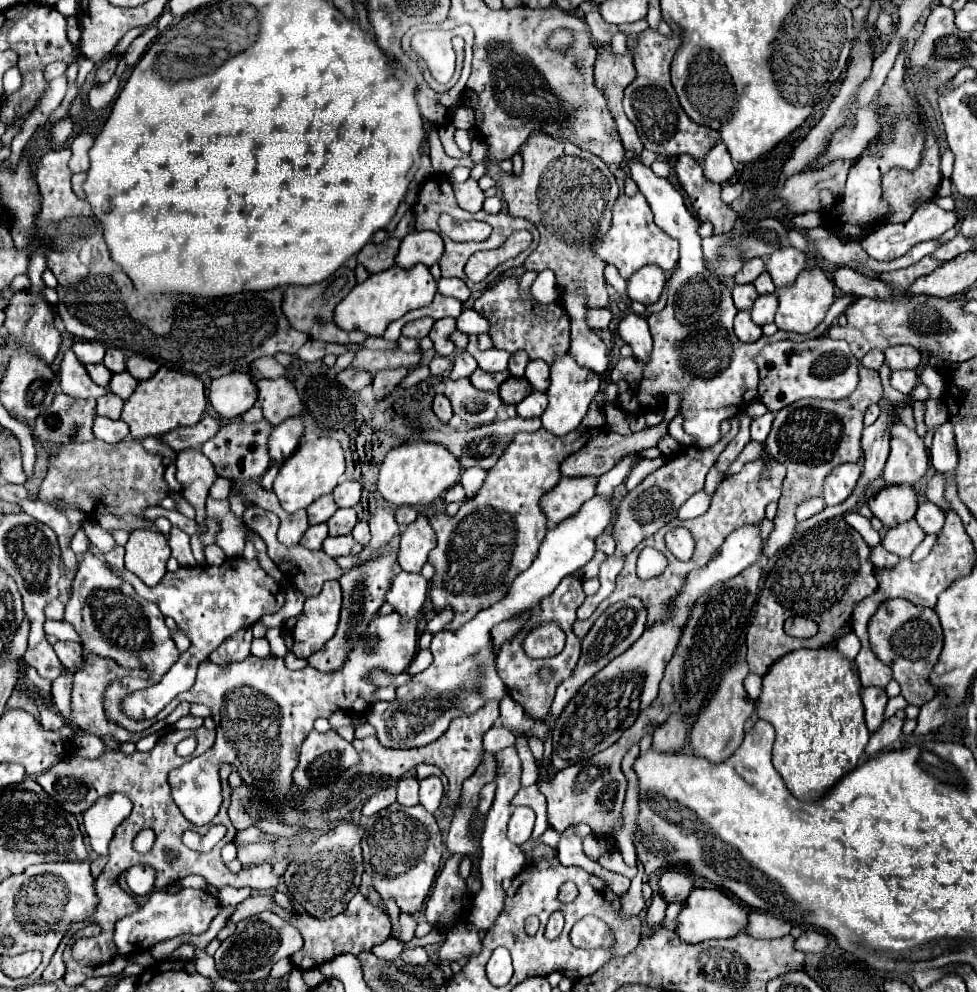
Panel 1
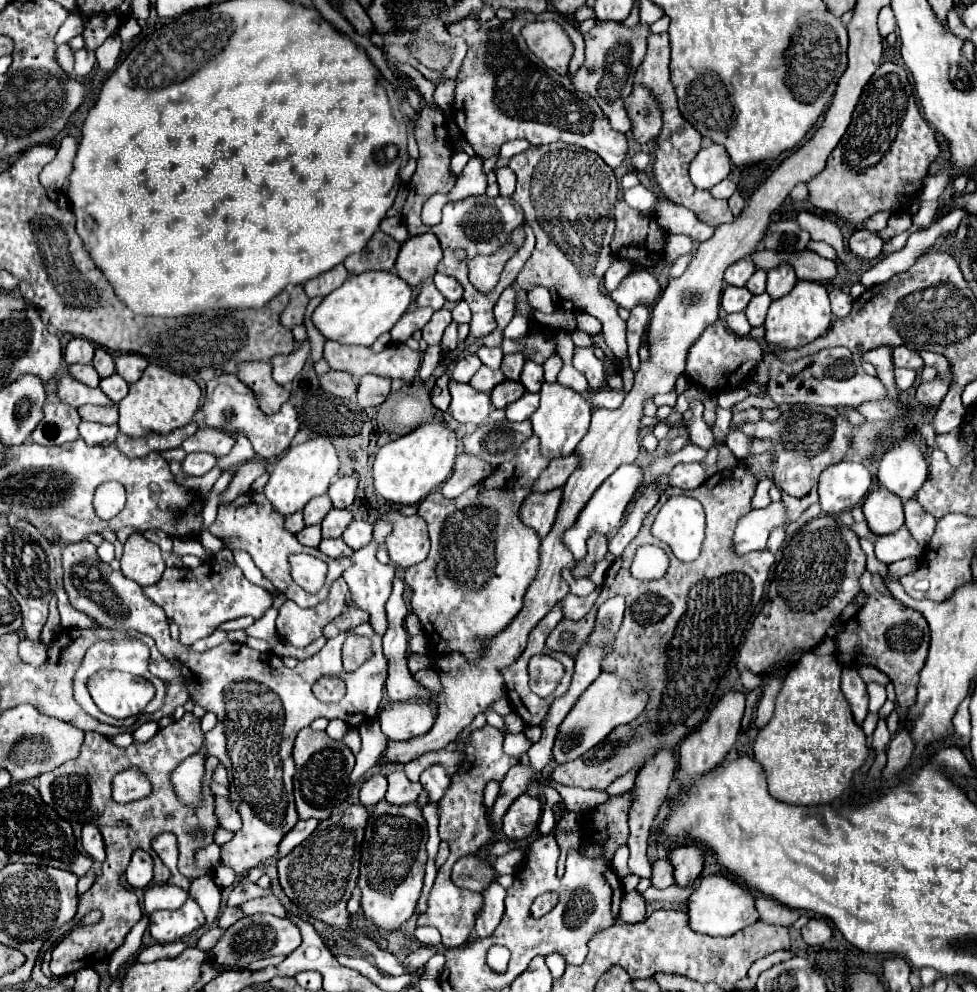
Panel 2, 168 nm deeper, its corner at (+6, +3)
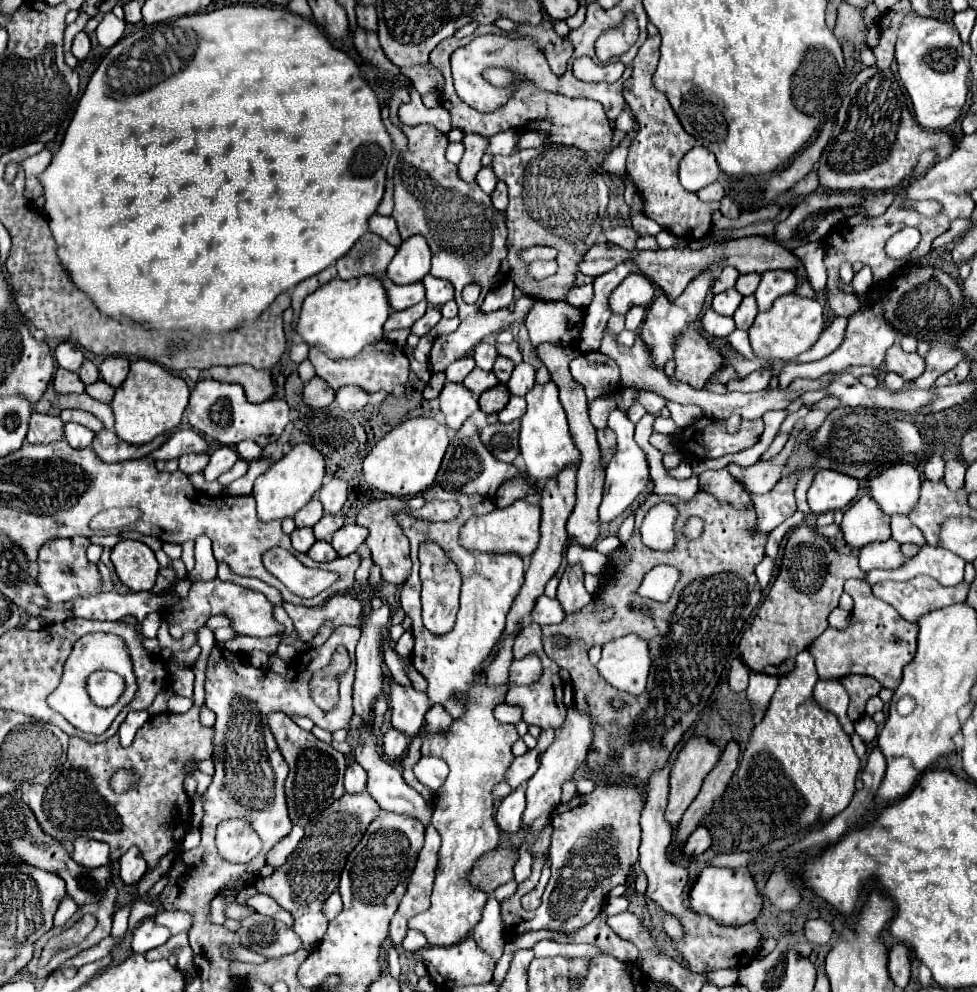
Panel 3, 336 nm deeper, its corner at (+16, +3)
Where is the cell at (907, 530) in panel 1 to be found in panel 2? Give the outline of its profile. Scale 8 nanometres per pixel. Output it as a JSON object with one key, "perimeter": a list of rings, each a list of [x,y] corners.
{"perimeter":[[[902,526],[892,534],[880,536],[874,544],[874,552],[876,552],[876,558],[886,564],[892,564],[904,558],[920,558],[924,554],[924,550],[918,546],[918,542],[914,542],[906,526]]]}

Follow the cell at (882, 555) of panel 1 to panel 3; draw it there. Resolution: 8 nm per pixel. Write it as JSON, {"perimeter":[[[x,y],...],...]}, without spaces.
{"perimeter":[[[848,580],[844,584],[844,590],[854,598],[852,622],[842,632],[826,628],[812,642],[810,652],[822,680],[840,680],[846,674],[859,674],[872,676],[884,688],[896,690],[902,680],[902,668],[912,662],[916,654],[918,626],[900,618],[900,614],[886,602],[880,602],[870,588],[866,580]]]}

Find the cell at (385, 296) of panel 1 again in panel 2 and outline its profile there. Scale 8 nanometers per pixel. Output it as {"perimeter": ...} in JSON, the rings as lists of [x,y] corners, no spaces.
{"perimeter":[[[374,270],[350,274],[346,282],[330,292],[314,310],[312,322],[328,340],[336,340],[340,344],[372,346],[380,334],[388,332],[400,320],[400,316],[408,310],[410,302],[412,286],[398,278],[394,272]]]}

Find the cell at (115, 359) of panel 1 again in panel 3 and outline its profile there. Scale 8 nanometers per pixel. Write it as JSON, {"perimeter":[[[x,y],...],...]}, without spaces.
{"perimeter":[[[84,362],[82,368],[80,368],[80,372],[78,372],[78,376],[80,376],[80,380],[82,380],[84,384],[92,384],[92,382],[96,382],[96,380],[100,378],[98,368],[96,368],[92,362]]]}

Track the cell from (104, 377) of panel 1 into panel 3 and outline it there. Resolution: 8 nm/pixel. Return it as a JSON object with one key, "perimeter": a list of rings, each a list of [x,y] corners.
{"perimeter":[[[58,368],[52,384],[54,384],[56,394],[82,394],[84,392],[84,384],[80,382],[76,372],[68,372],[68,370]]]}

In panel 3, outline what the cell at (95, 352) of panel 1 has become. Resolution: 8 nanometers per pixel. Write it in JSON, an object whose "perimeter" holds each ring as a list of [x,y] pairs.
{"perimeter":[[[62,342],[58,344],[58,348],[54,350],[54,358],[58,362],[60,368],[70,370],[70,372],[78,372],[78,368],[84,362],[84,354],[78,346],[74,346],[72,342]]]}

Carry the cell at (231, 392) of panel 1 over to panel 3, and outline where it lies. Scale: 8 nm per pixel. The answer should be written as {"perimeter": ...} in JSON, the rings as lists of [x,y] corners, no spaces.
{"perimeter":[[[204,378],[196,384],[194,392],[190,394],[186,416],[194,430],[214,438],[224,446],[236,446],[242,440],[254,440],[264,448],[270,442],[278,440],[282,430],[290,422],[286,400],[272,398],[260,404],[252,404],[246,400],[244,388],[240,384],[226,384],[212,378]]]}

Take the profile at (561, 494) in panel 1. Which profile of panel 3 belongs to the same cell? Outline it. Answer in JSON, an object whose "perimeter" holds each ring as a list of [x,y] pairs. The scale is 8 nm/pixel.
{"perimeter":[[[516,500],[508,508],[496,508],[494,512],[484,516],[472,516],[460,528],[460,546],[488,554],[516,554],[520,558],[530,558],[540,540],[538,526],[540,508],[536,504],[530,504],[528,500]]]}

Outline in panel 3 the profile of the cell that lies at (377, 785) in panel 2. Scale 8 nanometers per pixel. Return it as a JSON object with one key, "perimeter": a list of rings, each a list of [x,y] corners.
{"perimeter":[[[356,762],[348,764],[346,776],[344,776],[344,786],[346,786],[346,792],[350,792],[350,794],[366,790],[366,774],[360,764],[356,764]]]}

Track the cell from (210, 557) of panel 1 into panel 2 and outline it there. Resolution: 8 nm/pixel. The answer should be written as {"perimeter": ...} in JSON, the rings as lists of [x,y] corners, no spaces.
{"perimeter":[[[188,454],[182,460],[182,470],[188,476],[204,476],[208,470],[212,470],[216,464],[216,458],[212,454]]]}

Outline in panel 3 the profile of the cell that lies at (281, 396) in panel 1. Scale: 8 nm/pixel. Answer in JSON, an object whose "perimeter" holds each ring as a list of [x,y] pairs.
{"perimeter":[[[212,366],[208,368],[208,376],[220,382],[242,384],[250,402],[264,402],[274,396],[274,382],[270,370],[256,370],[252,366]]]}

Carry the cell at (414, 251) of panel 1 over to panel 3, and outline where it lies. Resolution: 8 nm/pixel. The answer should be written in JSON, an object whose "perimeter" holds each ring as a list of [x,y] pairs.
{"perimeter":[[[416,234],[400,244],[396,256],[388,264],[388,278],[396,284],[420,282],[430,272],[430,248],[424,236]]]}

